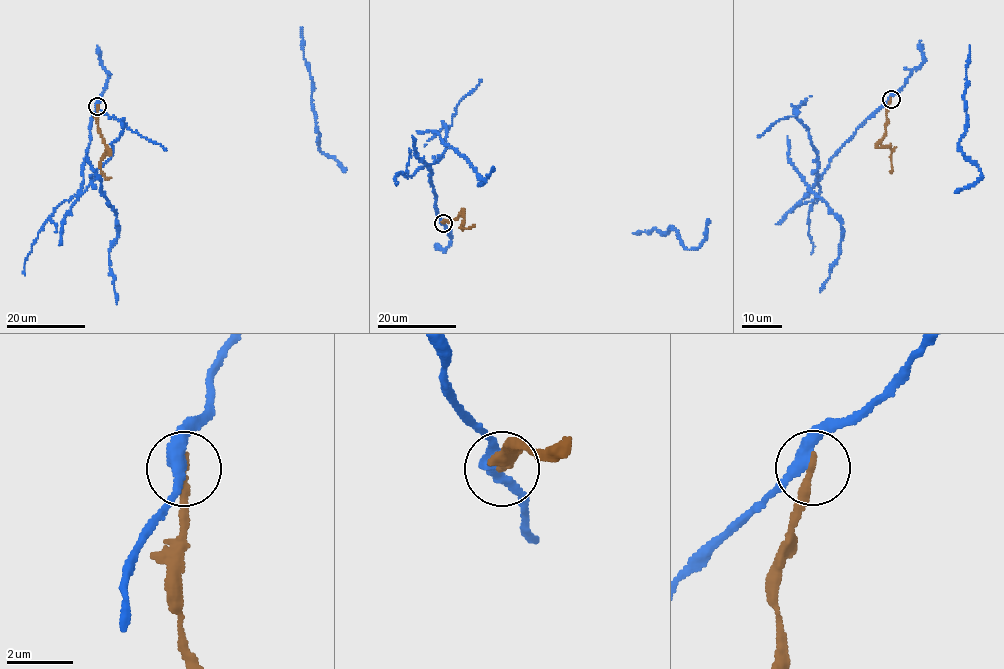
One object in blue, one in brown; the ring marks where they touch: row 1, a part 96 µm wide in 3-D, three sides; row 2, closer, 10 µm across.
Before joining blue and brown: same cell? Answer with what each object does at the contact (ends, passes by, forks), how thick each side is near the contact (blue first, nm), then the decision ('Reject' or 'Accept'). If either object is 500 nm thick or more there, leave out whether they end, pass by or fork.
At the ring blue passes by. At the ring brown ends. Thickness 360 nm (blue) against 280 nm. Reject

